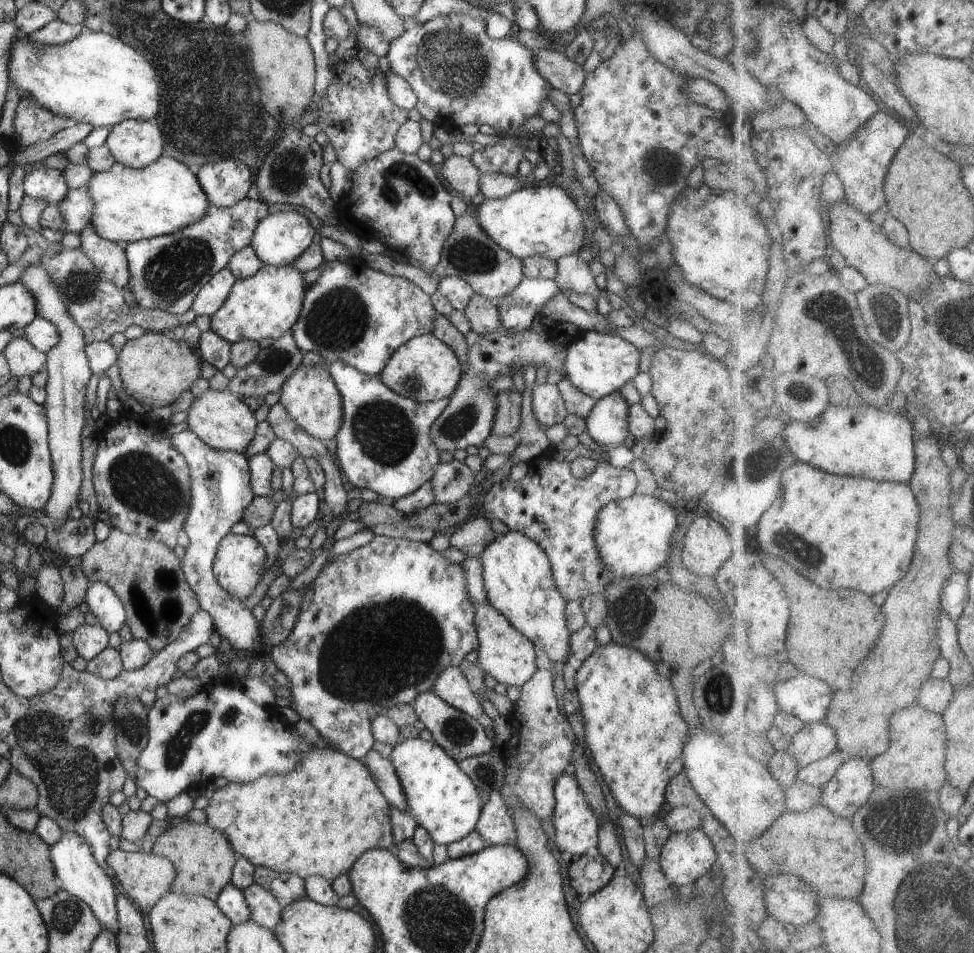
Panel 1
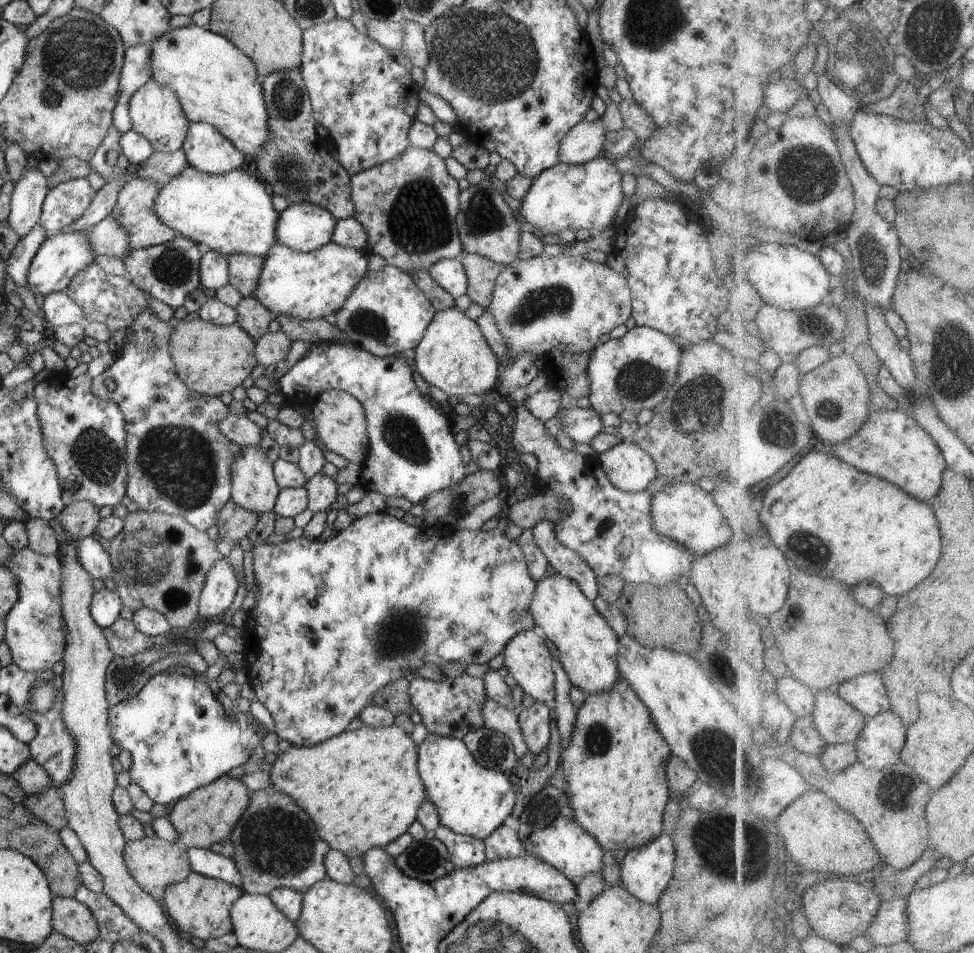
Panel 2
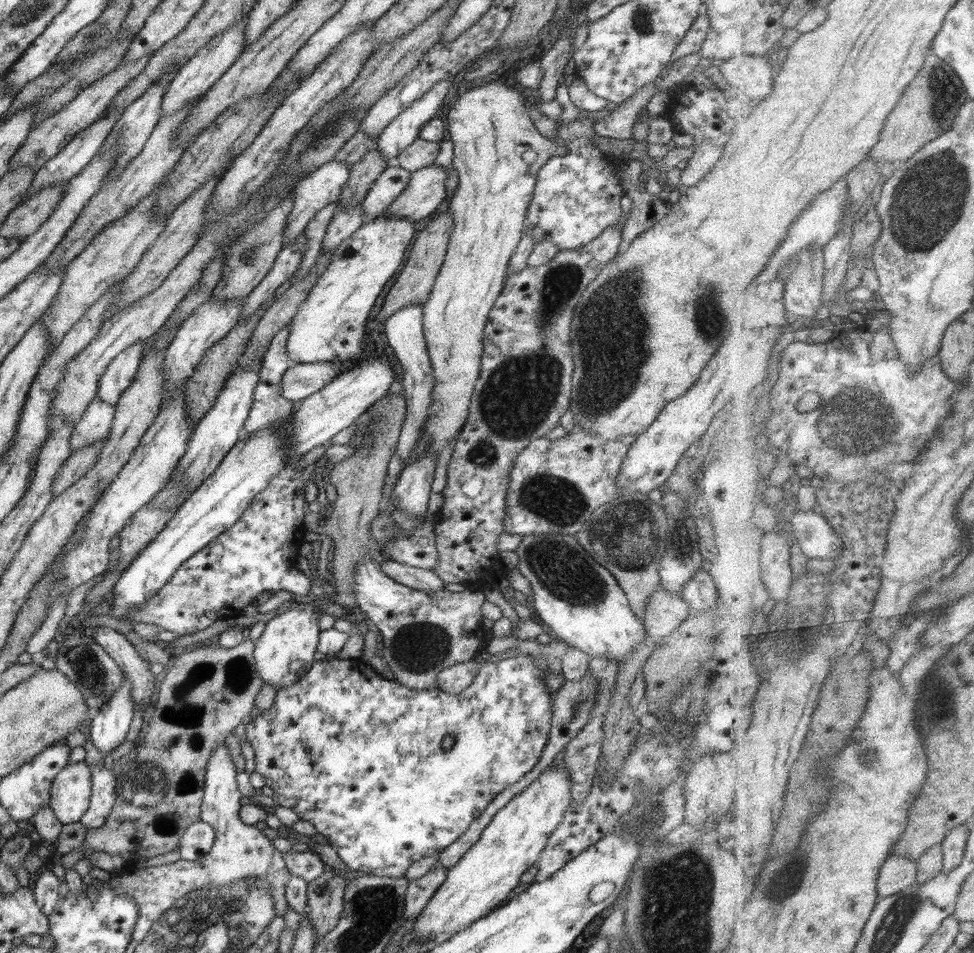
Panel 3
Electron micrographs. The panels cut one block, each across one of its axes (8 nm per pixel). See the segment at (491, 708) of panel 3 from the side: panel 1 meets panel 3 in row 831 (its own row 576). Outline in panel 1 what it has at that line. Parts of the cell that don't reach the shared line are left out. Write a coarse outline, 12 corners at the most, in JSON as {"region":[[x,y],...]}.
{"region":[[375,534],[269,646],[362,761],[372,718],[478,648],[466,574]]}

